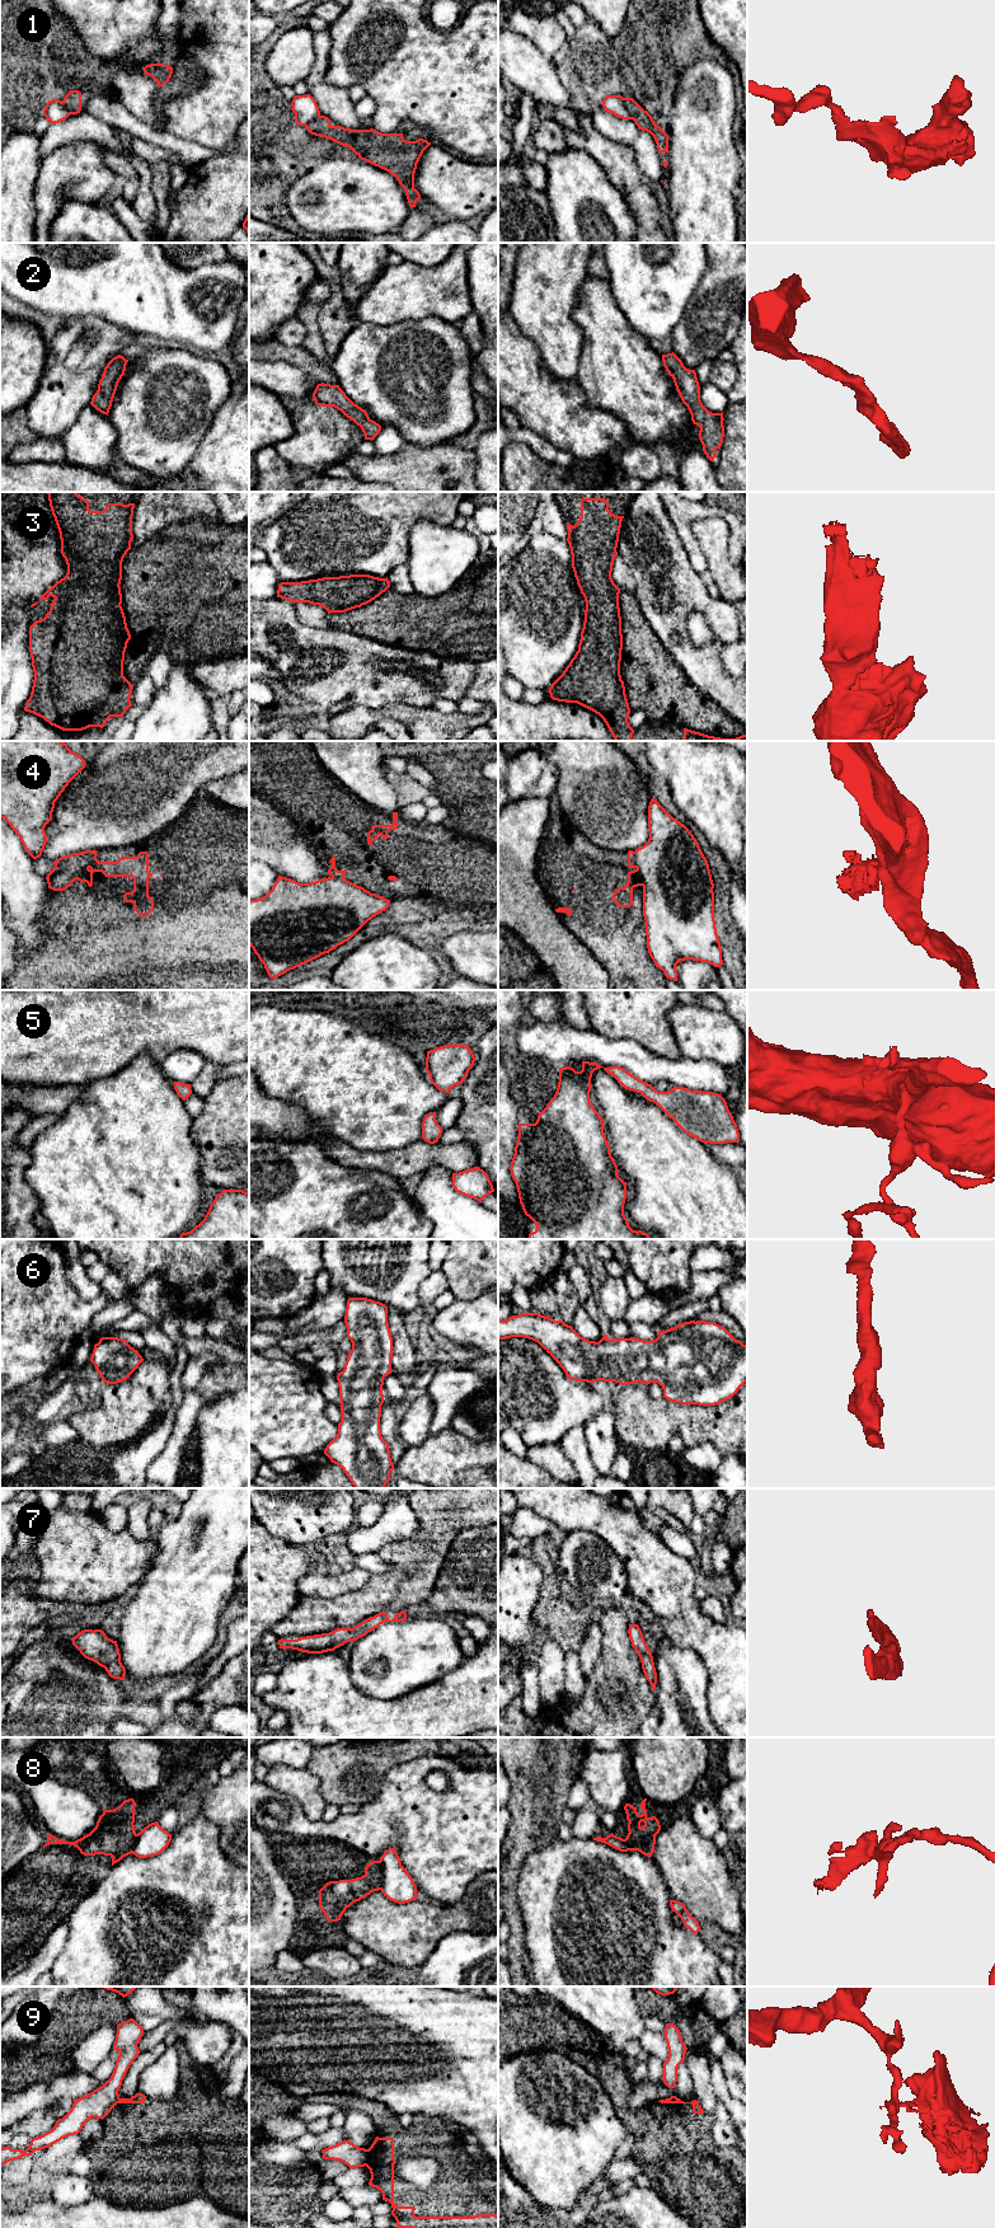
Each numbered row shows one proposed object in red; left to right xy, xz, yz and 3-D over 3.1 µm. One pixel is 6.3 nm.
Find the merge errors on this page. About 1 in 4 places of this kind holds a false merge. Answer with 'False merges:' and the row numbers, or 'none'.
False merges: 1, 4, 8, 9

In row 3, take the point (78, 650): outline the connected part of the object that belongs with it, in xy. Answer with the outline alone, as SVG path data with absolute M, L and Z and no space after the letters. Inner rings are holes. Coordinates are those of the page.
M47 492L47 494L60 533L61 554L66 560L67 573L41 596L39 601L53 597L51 609L43 619L36 620L29 627L29 652L34 680L24 710L62 731L103 728L111 717L122 718L132 707L130 698L133 685L123 676L125 652L131 634L121 606L119 585L122 562L133 539L135 503L108 503L103 511L90 511L89 502L76 492ZM38 602L32 604L30 608Z

